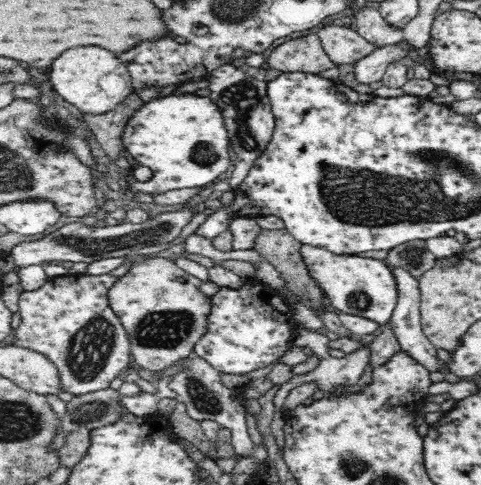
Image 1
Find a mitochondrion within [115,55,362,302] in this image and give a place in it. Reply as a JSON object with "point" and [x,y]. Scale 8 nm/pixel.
{"point":[243,97]}

